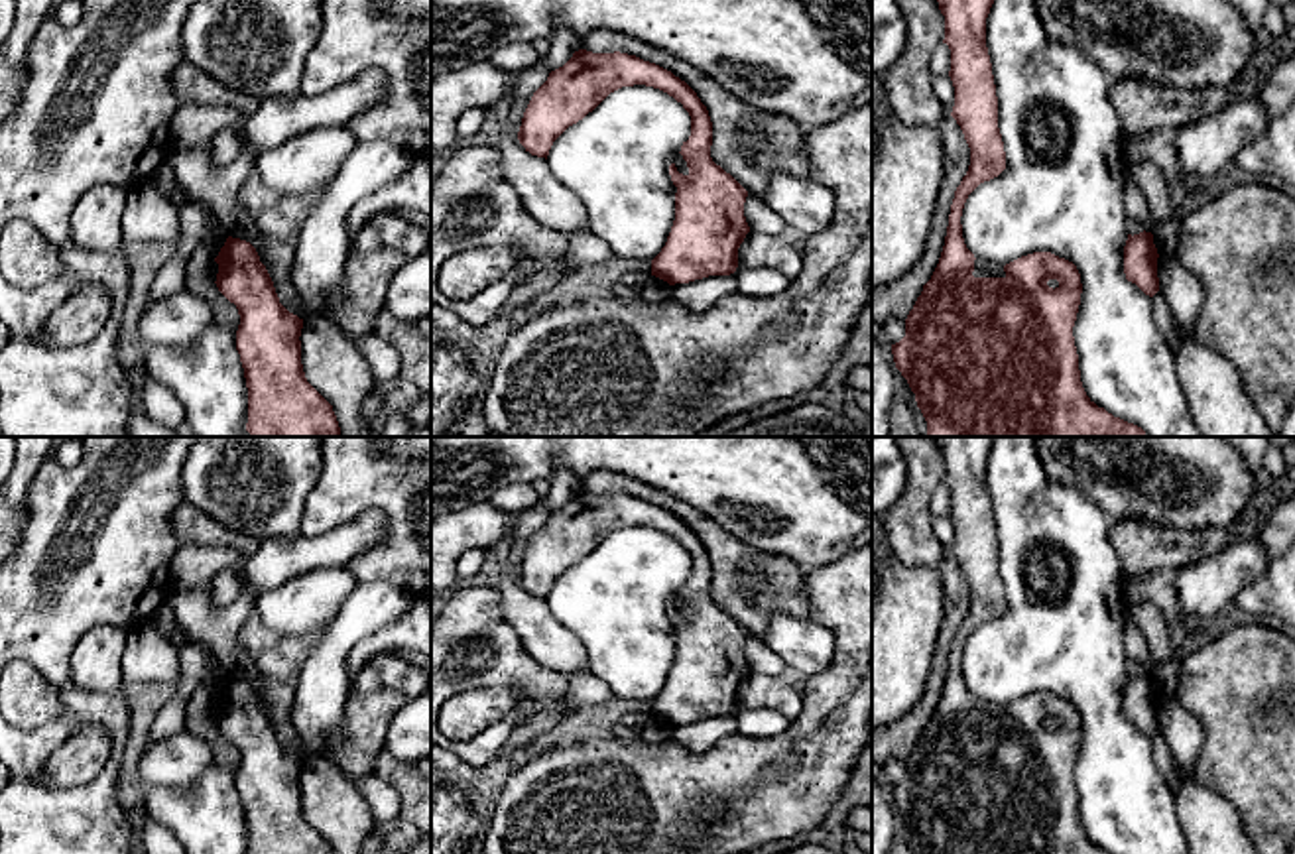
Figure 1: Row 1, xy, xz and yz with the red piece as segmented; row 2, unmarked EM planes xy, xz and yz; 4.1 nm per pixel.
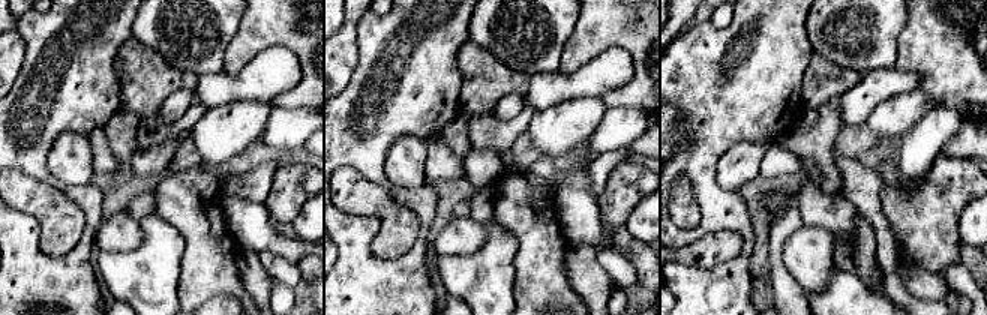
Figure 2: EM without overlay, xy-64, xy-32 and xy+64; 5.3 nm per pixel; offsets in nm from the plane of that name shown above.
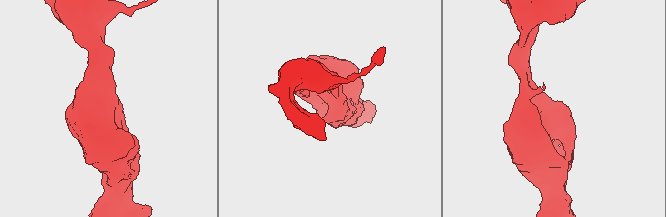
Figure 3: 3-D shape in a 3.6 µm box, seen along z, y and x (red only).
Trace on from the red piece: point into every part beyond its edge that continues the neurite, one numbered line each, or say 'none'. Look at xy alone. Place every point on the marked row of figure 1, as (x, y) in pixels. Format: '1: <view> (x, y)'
none

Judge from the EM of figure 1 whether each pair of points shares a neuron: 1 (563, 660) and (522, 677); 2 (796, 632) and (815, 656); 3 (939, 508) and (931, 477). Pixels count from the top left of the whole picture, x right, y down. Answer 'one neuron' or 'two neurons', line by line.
1: two neurons
2: one neuron
3: two neurons

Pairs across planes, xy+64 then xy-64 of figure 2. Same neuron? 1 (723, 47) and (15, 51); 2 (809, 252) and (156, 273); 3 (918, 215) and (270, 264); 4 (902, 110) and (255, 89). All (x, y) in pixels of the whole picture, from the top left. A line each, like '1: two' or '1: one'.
1: two
2: two
3: two
4: two

